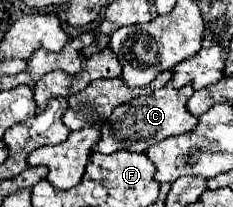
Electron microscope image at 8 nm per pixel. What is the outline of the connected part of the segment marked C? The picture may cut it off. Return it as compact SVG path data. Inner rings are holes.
M165 85L159 91L153 91L149 95L131 99L129 103L123 103L103 123L103 127L101 127L101 139L99 139L97 147L93 147L93 151L107 153L107 155L115 153L115 151L121 151L121 149L135 151L135 153L145 153L153 143L163 141L165 137L193 131L197 127L197 123L199 123L199 117L195 117L193 113L189 113L187 107L185 107L185 103L189 101L189 97L193 93L195 93L193 85L185 85L181 89Z

